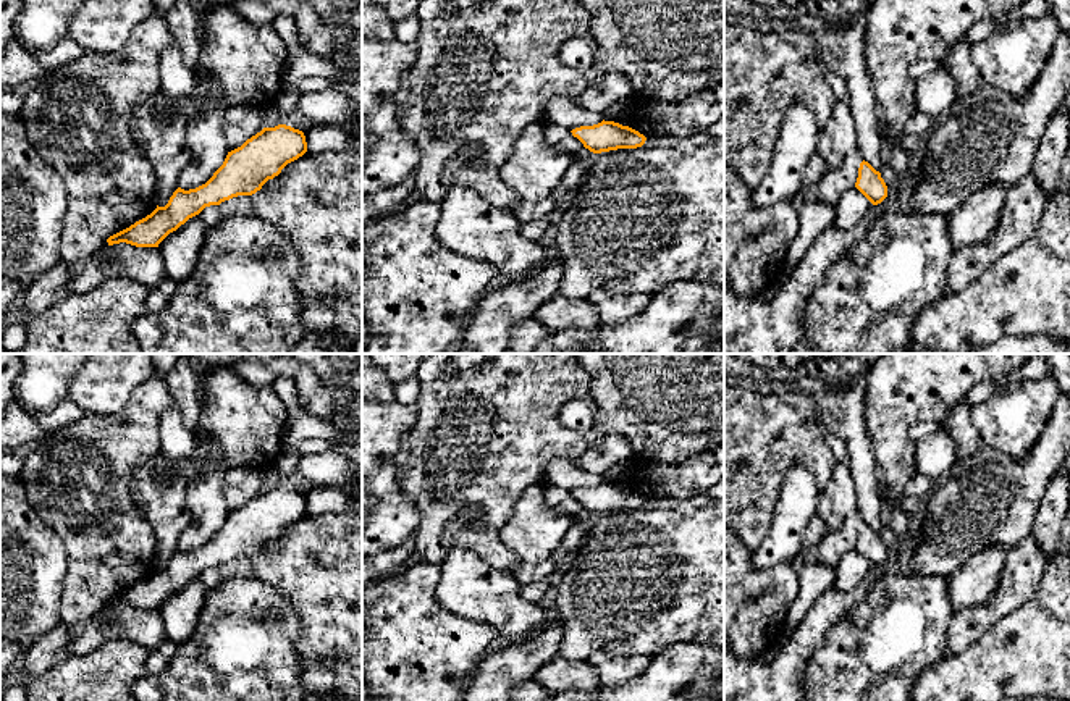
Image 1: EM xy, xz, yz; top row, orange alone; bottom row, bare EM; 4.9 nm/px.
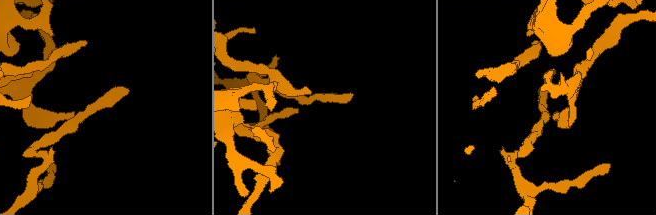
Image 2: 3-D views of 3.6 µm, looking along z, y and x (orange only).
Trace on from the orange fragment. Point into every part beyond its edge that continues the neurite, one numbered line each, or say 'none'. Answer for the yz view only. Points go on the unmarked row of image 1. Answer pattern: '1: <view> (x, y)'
1: yz (842, 412)

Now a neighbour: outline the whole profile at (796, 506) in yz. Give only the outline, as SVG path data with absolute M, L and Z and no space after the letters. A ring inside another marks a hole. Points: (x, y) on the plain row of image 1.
M794 465L786 473L771 527L752 560L755 569L771 569L803 552L803 531L816 515L818 496L819 489L805 467Z

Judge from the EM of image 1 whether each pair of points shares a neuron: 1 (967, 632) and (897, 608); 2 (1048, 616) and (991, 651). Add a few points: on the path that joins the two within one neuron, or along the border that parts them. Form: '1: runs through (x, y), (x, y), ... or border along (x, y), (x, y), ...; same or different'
1: border along (957, 611), (949, 624), (949, 643), (943, 656); different
2: runs through (1033, 630), (1012, 651), (1006, 651); same

